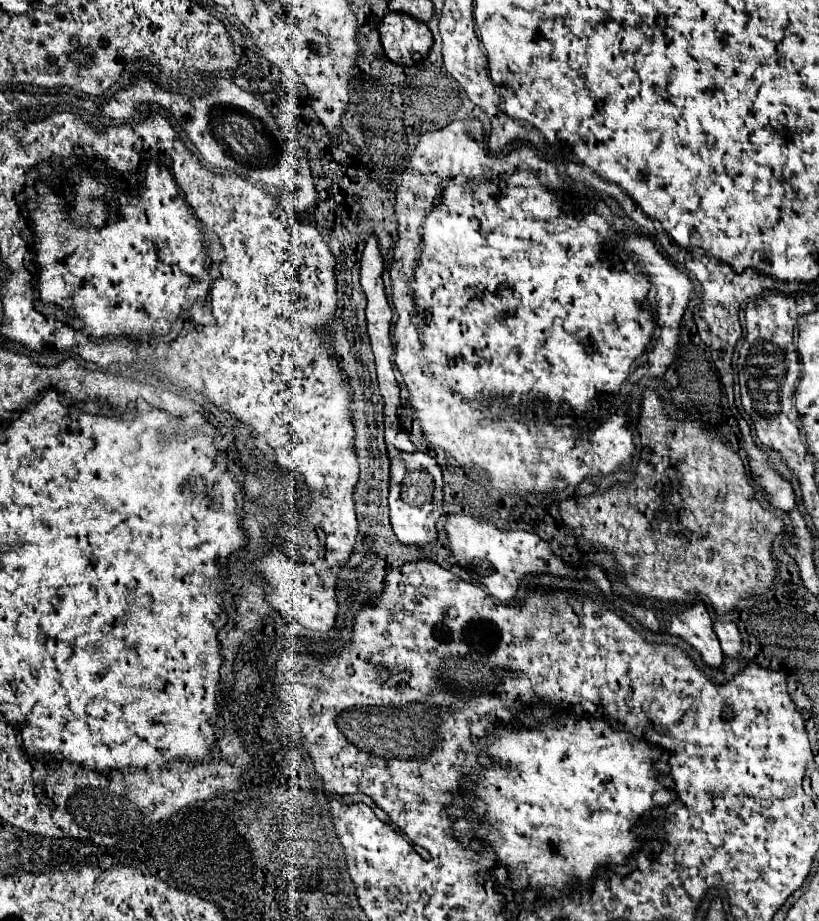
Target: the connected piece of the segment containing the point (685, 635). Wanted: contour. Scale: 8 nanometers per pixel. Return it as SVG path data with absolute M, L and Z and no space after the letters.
M694 601L690 609L672 619L672 627L668 627L668 633L684 639L690 647L694 647L700 653L704 665L712 669L724 667L724 655L712 627L712 619L702 601Z

